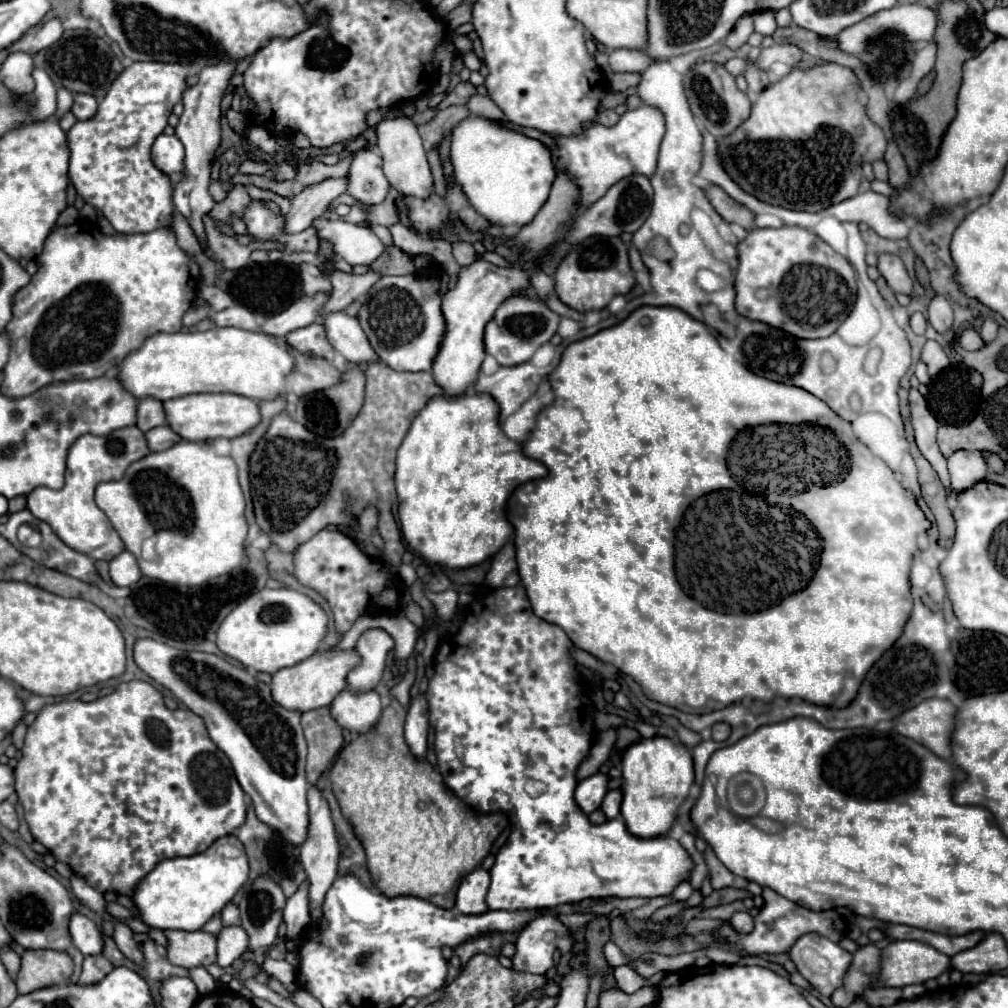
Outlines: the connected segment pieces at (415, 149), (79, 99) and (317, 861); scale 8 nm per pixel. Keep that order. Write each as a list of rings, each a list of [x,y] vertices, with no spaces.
[[[398,117],[398,119],[384,119],[378,123],[378,149],[384,159],[384,175],[390,181],[390,185],[406,195],[416,199],[428,199],[434,191],[434,179],[432,171],[426,159],[426,151],[422,147],[422,139],[418,135],[418,129],[410,117]]]
[[[74,95],[72,113],[76,115],[78,121],[92,119],[96,115],[96,109],[98,109],[98,101],[92,95]]]
[[[310,787],[310,791],[308,791],[308,807],[310,807],[310,811],[308,811],[308,821],[310,821],[308,823],[308,837],[300,847],[300,861],[302,861],[302,867],[304,867],[308,881],[310,881],[308,901],[310,901],[310,911],[314,911],[314,909],[322,907],[326,891],[330,889],[330,885],[338,877],[336,867],[338,867],[338,859],[340,859],[340,847],[338,847],[338,839],[336,839],[336,831],[334,831],[328,803],[316,787]]]

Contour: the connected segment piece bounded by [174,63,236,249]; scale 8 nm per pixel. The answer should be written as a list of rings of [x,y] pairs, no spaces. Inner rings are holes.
[[[218,63],[212,67],[204,67],[198,83],[186,87],[182,95],[184,113],[176,127],[176,135],[186,149],[186,157],[184,157],[184,169],[178,173],[180,179],[174,183],[174,207],[180,215],[184,215],[202,249],[206,249],[206,231],[202,217],[208,215],[210,209],[214,207],[214,199],[208,193],[208,185],[210,185],[210,161],[220,143],[220,101],[224,89],[228,87],[230,77],[234,75],[234,69],[236,69],[234,63]]]

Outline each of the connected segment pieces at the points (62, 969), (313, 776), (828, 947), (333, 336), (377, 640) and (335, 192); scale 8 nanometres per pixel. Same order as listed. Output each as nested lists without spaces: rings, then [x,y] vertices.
[[[50,949],[26,951],[22,955],[22,969],[16,977],[18,993],[26,995],[44,987],[64,985],[68,983],[72,971],[74,965],[68,953],[50,951]]]
[[[330,707],[306,711],[302,715],[302,727],[308,741],[306,779],[310,783],[316,783],[342,749],[344,737],[342,729],[330,715]]]
[[[816,933],[802,935],[790,949],[790,957],[800,975],[826,997],[842,985],[842,977],[852,961],[846,949]]]
[[[330,313],[324,319],[324,327],[328,333],[330,345],[344,355],[346,361],[364,365],[364,363],[380,363],[380,357],[370,347],[366,333],[362,331],[358,319],[346,313]]]
[[[368,629],[360,635],[356,651],[362,657],[362,663],[354,667],[348,675],[350,691],[368,691],[374,689],[386,667],[386,657],[394,647],[394,639],[384,629]]]
[[[332,177],[322,183],[308,185],[292,199],[292,207],[286,213],[286,231],[300,233],[312,225],[312,221],[328,211],[328,205],[342,193],[346,193],[348,177]]]

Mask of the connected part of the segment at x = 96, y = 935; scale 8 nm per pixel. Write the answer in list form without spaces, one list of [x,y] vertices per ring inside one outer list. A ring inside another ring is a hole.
[[[74,913],[70,919],[70,935],[74,945],[84,955],[100,955],[104,949],[104,939],[100,929],[80,913]]]

